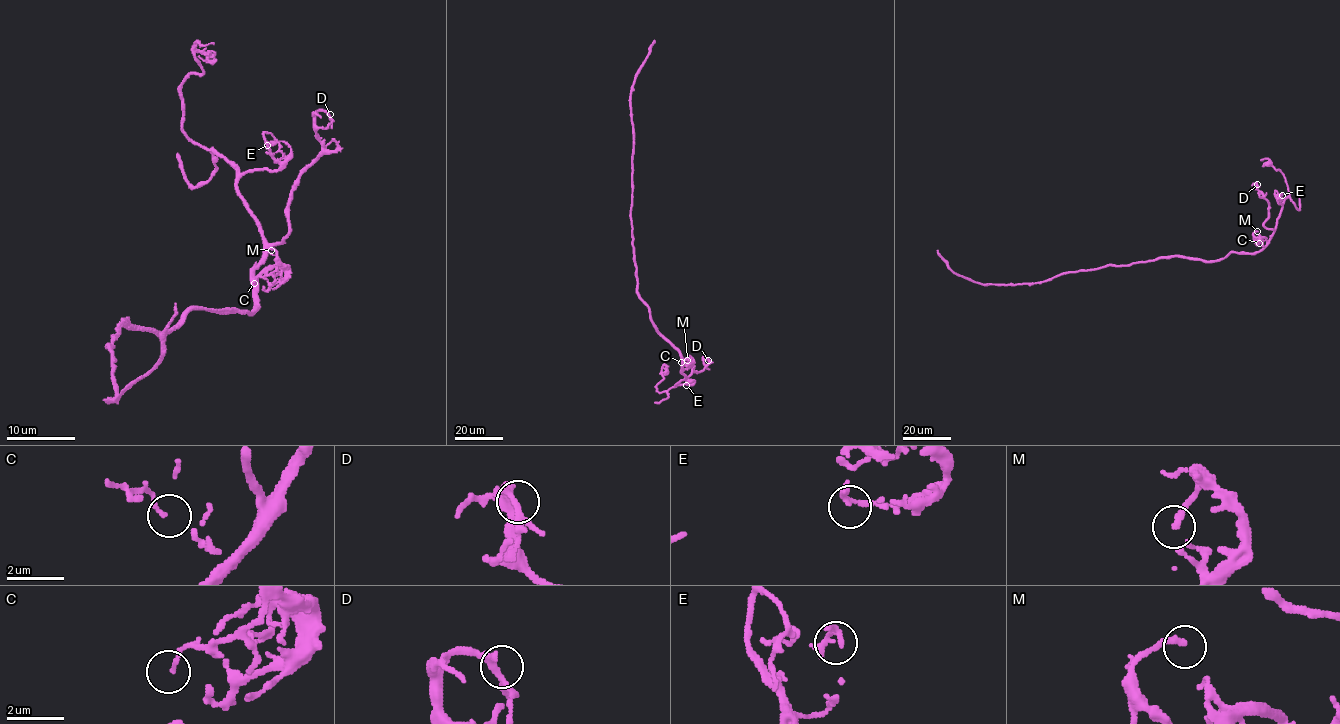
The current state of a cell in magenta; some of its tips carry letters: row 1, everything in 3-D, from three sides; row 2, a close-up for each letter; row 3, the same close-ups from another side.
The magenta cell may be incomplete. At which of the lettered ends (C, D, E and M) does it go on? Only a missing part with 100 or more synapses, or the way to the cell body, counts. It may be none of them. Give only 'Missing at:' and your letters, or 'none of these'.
Missing at: none of these

